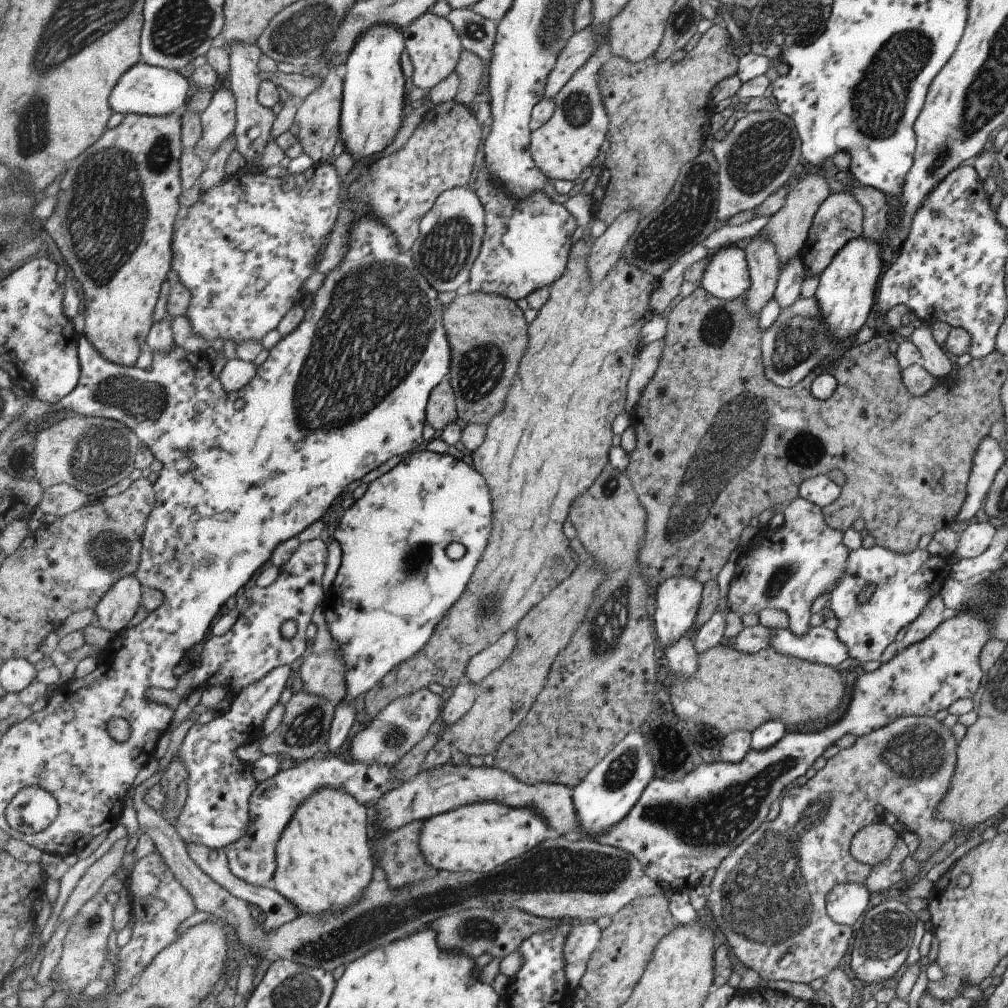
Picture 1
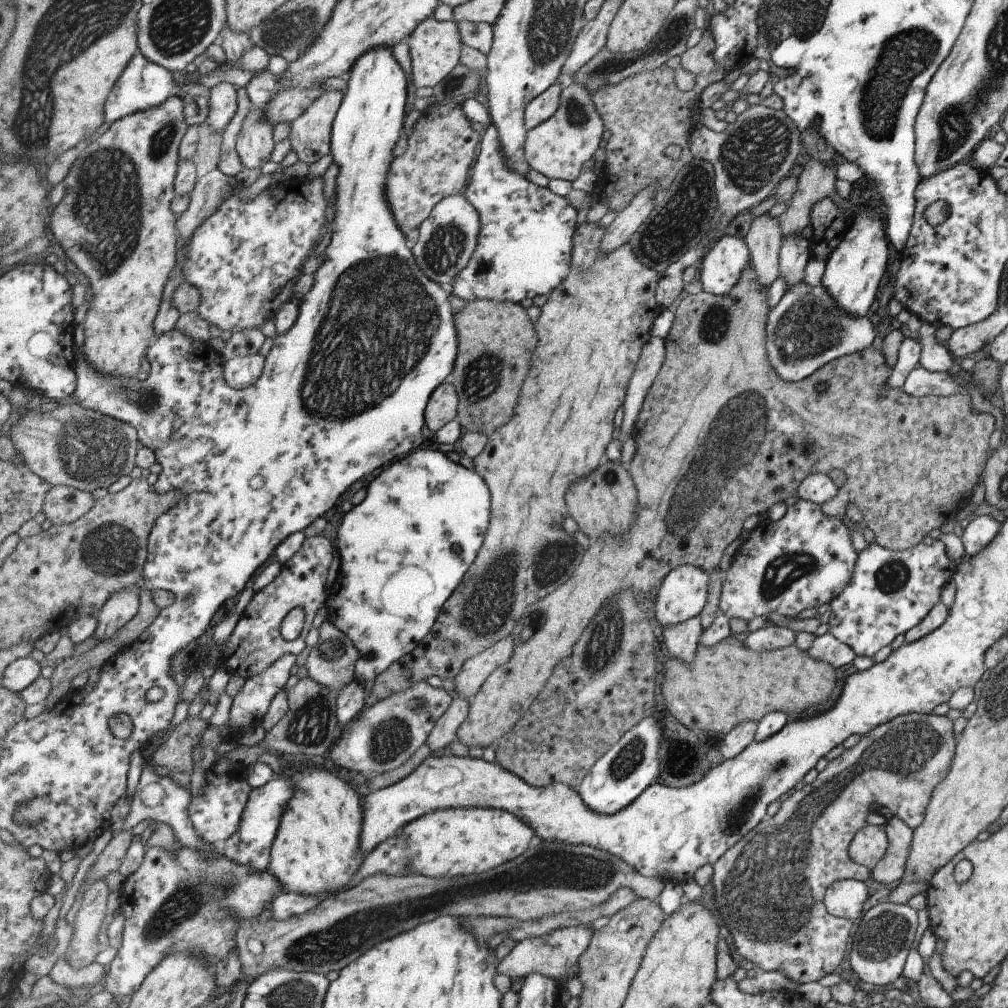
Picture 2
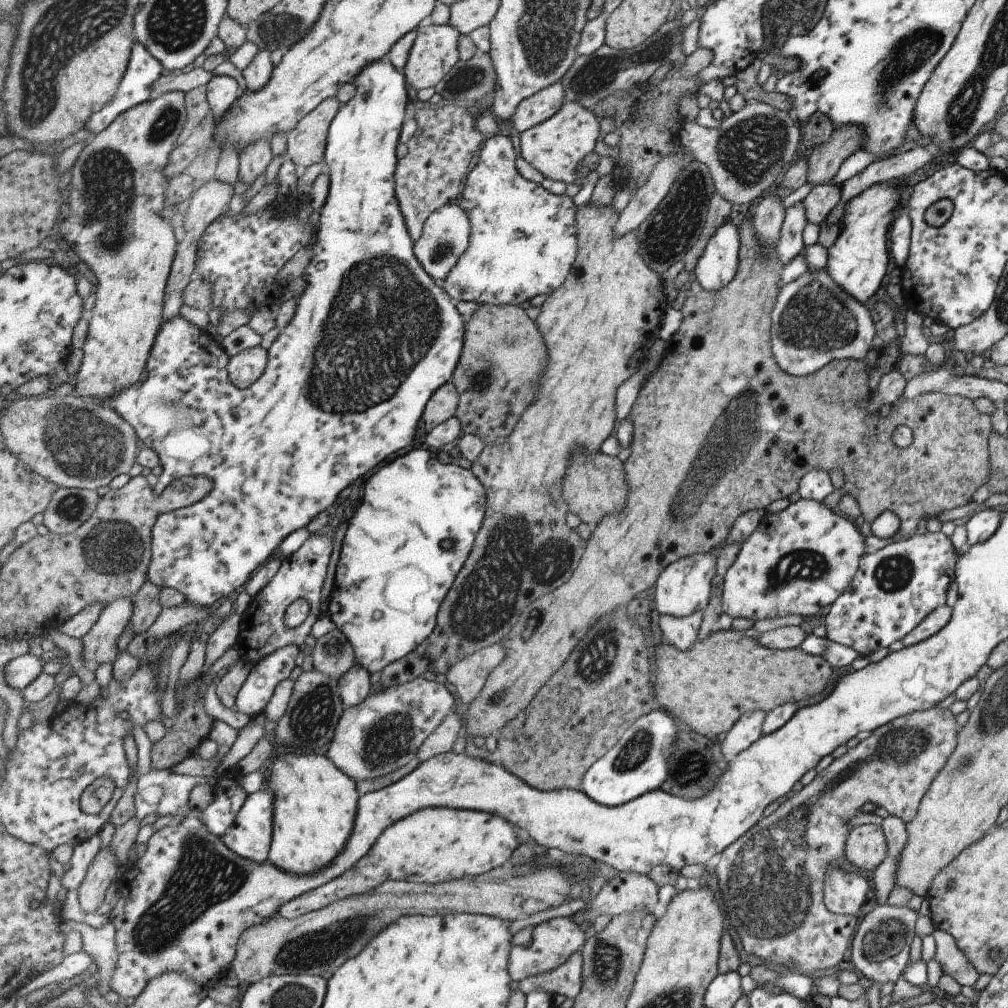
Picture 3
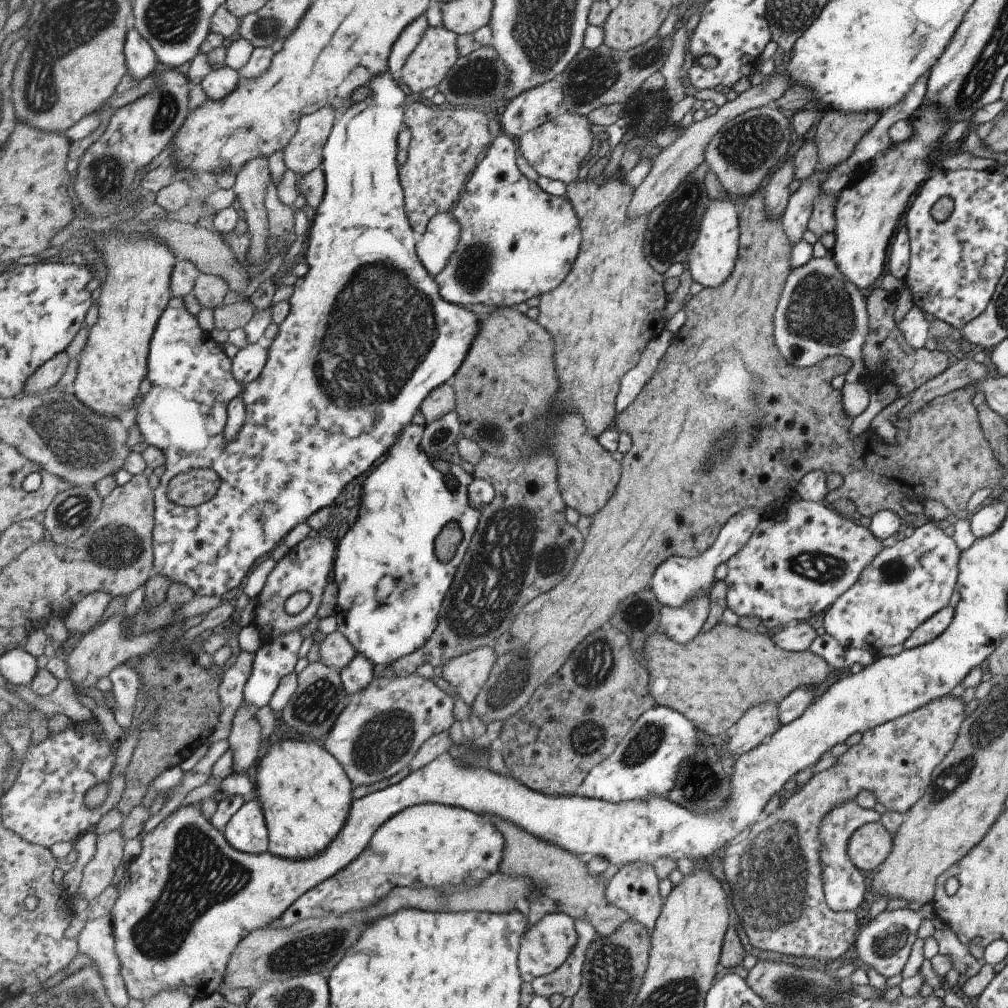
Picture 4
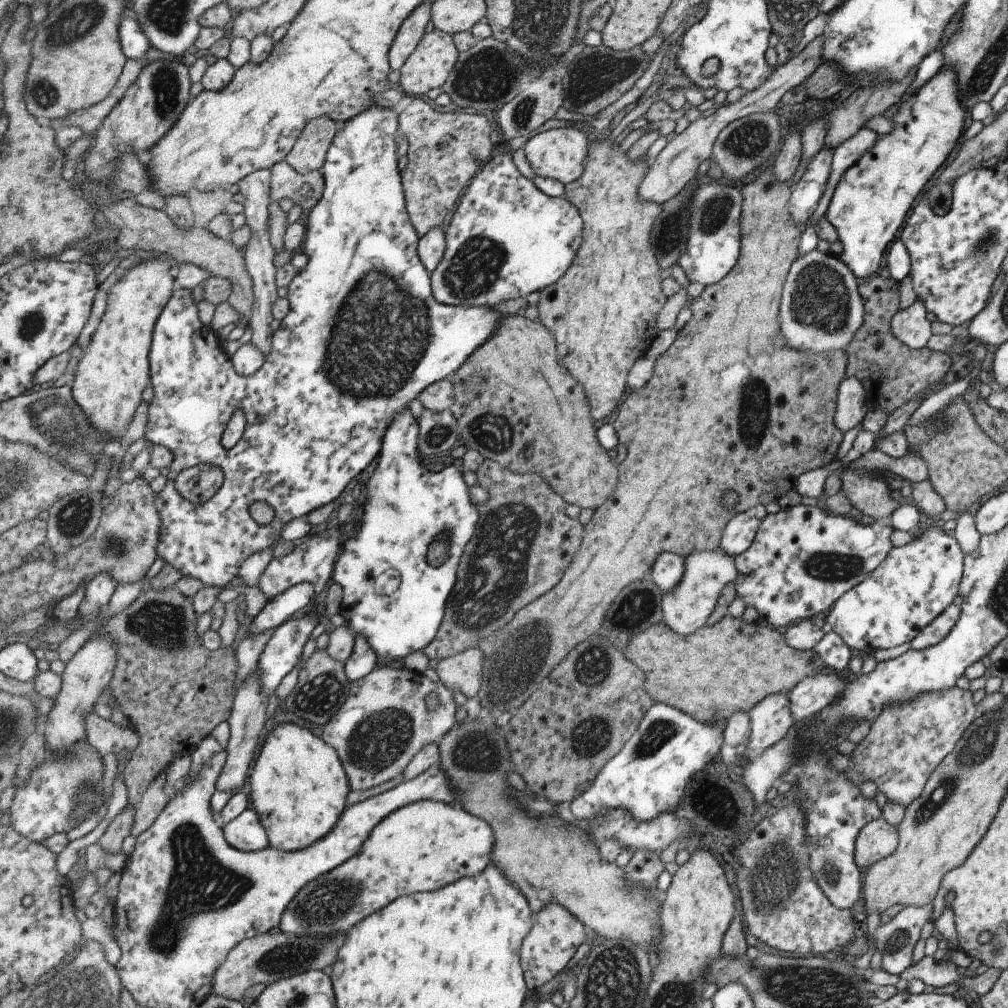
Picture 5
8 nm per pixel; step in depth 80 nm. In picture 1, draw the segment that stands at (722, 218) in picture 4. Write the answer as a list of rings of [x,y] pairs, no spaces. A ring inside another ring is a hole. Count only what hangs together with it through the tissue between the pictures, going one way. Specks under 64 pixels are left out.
[[[727,245],[708,254],[700,285],[714,297],[730,301],[745,294],[750,283],[743,250]]]

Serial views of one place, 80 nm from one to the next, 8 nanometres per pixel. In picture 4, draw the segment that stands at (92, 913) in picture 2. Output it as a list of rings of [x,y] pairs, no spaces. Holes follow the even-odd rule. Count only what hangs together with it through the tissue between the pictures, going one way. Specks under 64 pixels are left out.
[[[121,826],[97,837],[96,855],[84,868],[84,881],[79,890],[79,894],[85,895],[89,901],[96,896],[101,896],[111,886],[111,880],[117,874],[117,866],[123,860],[123,846],[126,841]]]

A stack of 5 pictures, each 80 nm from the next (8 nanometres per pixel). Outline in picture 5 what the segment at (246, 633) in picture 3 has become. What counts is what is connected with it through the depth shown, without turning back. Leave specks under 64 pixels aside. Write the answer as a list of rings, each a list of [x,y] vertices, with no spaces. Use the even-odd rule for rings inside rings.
[[[311,537],[304,543],[295,546],[295,549],[288,555],[274,558],[264,570],[260,578],[260,583],[258,584],[261,592],[263,592],[267,598],[267,602],[272,600],[277,594],[281,594],[281,592],[285,592],[285,590],[289,590],[291,586],[301,584],[301,582],[310,582],[313,584],[315,593],[319,594],[319,592],[325,588],[325,584],[331,580],[334,573],[335,562],[339,560],[344,546],[344,539],[336,540]]]

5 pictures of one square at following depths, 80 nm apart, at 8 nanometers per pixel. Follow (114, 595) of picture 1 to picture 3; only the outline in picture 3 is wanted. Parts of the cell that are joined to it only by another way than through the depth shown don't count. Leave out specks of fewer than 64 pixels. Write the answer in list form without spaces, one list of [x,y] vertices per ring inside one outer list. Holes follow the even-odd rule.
[[[135,597],[117,598],[103,608],[95,628],[82,639],[85,666],[93,668],[117,660],[119,638],[127,624],[131,624],[135,609]]]

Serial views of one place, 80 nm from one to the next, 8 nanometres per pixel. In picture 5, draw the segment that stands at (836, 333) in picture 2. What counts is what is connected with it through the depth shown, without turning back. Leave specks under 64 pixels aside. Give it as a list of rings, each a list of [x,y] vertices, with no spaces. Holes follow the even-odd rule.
[[[816,249],[796,255],[782,286],[778,319],[786,347],[802,353],[841,349],[852,339],[862,316],[856,276],[839,256]],[[843,378],[838,384],[833,424],[845,434],[857,427],[867,410],[864,388],[856,378]]]

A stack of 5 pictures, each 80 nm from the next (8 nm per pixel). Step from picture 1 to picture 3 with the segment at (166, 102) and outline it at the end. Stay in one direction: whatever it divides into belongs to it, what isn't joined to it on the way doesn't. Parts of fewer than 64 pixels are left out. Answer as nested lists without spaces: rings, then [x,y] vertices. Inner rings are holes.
[[[136,42],[135,46],[133,46],[132,56],[129,60],[124,80],[121,80],[117,94],[115,94],[113,100],[111,100],[103,110],[97,112],[97,114],[93,114],[93,116],[87,120],[85,130],[88,130],[91,135],[97,137],[97,134],[100,134],[103,130],[107,130],[123,112],[127,112],[127,110],[135,108],[135,106],[139,106],[139,104],[143,104],[143,102],[153,100],[153,98],[151,98],[151,86],[159,80],[160,76],[165,76],[167,73],[167,70],[161,65],[161,62],[155,60],[151,52],[149,52],[141,42]]]

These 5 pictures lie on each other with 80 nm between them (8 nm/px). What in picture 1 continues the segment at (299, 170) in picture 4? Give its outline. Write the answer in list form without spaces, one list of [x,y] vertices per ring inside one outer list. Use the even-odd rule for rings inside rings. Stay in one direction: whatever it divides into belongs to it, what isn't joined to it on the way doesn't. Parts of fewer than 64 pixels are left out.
[[[331,67],[324,71],[324,81],[305,100],[299,102],[298,111],[290,131],[301,143],[304,153],[309,155],[314,164],[327,163],[331,152],[340,142],[341,115],[344,107],[343,67]]]

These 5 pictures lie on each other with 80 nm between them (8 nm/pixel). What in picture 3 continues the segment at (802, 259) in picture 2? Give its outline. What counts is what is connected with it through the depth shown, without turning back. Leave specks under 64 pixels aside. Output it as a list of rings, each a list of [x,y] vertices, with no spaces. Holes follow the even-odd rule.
[[[801,201],[784,210],[784,218],[779,230],[779,240],[776,244],[777,256],[781,264],[787,265],[800,250],[805,248],[802,240],[802,230],[805,228],[806,218]]]

